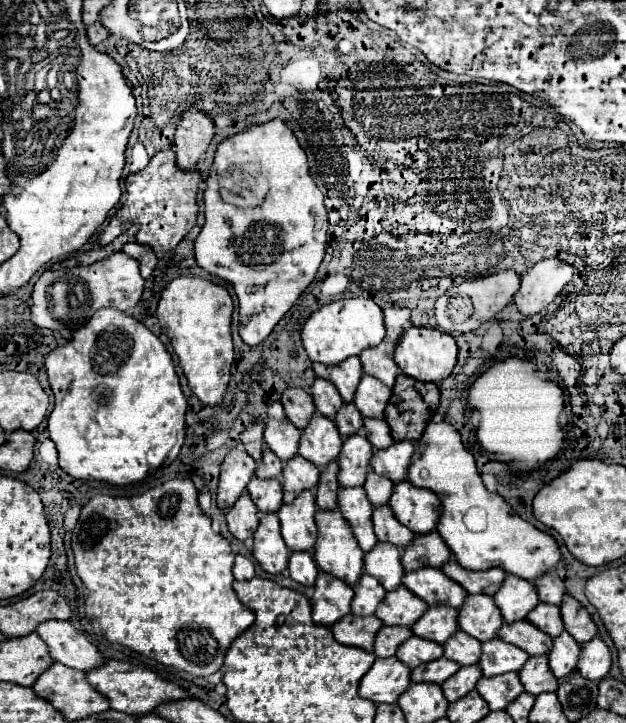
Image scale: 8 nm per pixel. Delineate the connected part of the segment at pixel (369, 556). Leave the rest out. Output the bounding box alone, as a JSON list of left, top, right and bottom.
[364,542,404,590]

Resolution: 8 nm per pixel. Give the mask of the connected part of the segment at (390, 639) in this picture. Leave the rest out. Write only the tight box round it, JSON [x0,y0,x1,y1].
[374,626,412,658]

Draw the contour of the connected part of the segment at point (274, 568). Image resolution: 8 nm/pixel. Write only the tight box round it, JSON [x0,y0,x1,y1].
[254,514,290,574]

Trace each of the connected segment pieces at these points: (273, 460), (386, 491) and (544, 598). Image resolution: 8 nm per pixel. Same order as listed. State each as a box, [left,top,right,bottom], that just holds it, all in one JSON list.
[[256,446,282,478],[364,472,392,506],[532,572,564,604]]

